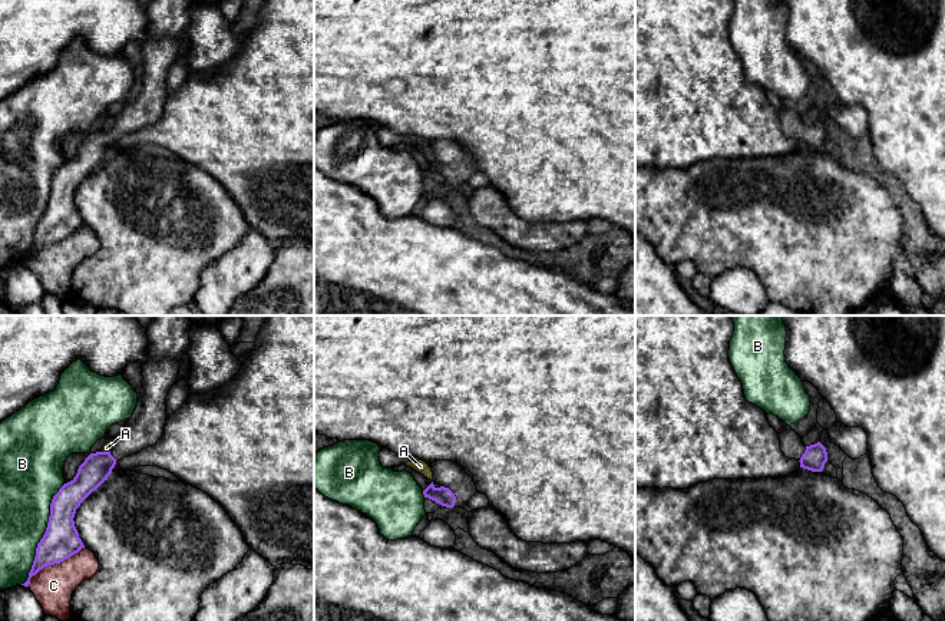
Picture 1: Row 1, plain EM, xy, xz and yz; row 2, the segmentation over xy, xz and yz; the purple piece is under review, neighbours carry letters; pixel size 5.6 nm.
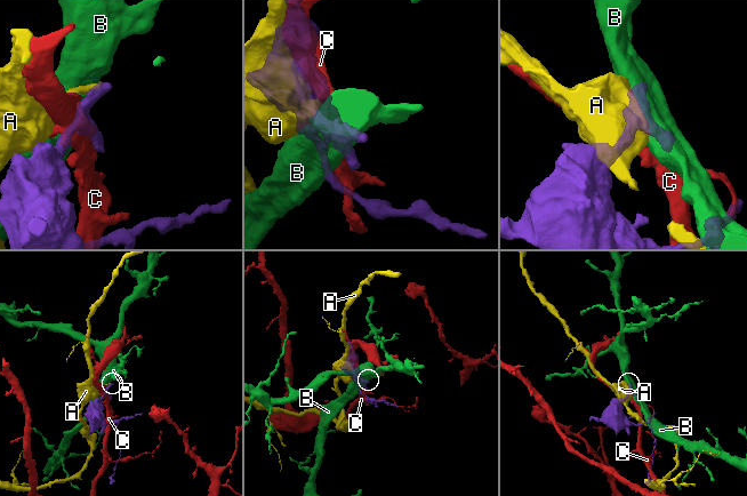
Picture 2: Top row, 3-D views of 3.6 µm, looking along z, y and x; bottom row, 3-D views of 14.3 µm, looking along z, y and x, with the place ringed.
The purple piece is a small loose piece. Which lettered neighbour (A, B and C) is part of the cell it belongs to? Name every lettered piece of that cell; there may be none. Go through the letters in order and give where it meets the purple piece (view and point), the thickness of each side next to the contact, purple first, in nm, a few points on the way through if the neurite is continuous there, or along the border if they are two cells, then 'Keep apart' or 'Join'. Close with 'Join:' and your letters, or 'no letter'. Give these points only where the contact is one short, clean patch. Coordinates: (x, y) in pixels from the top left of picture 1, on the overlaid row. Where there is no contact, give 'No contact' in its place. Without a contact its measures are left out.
A: Touches purple at xy (105, 452). Thickness 160 nm (purple) against 50 nm. Boundary: xy (101, 451), (109, 452). Keep apart
B: Touches purple at xy (43, 535). Thickness 200 nm (purple) against 280 nm. Keep apart
C: Touches purple at xy (53, 564). Thickness 200 nm (purple) against 220 nm. Keep apart
Join: no letter

